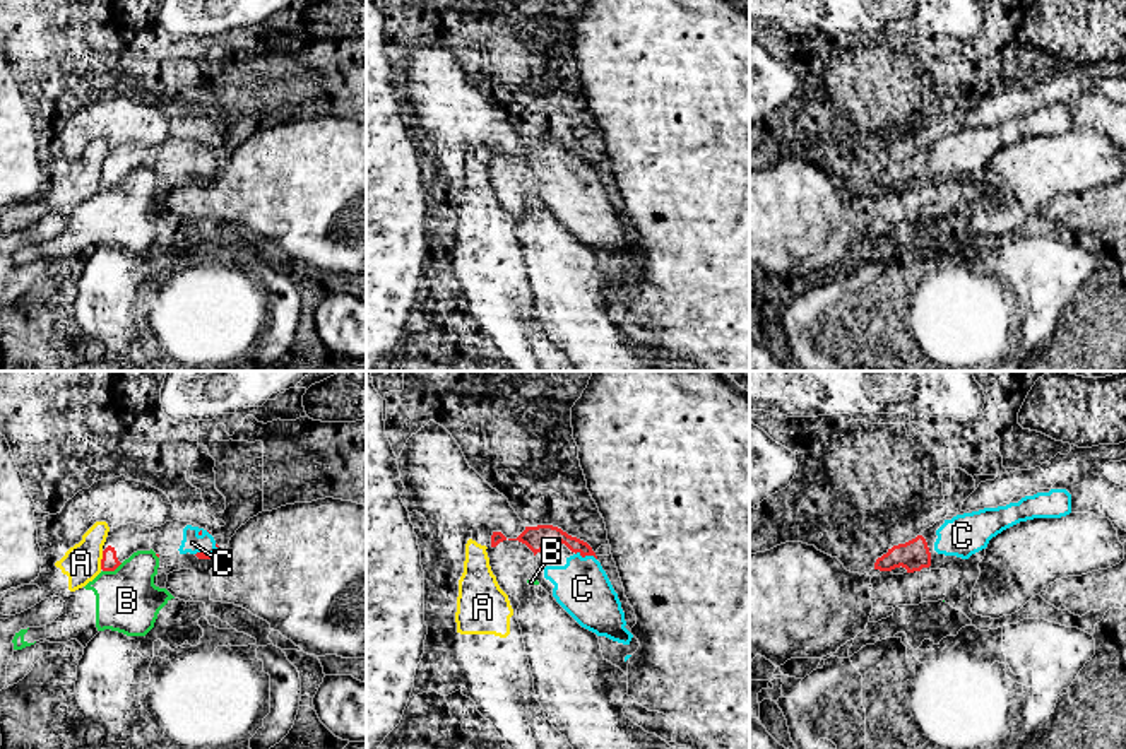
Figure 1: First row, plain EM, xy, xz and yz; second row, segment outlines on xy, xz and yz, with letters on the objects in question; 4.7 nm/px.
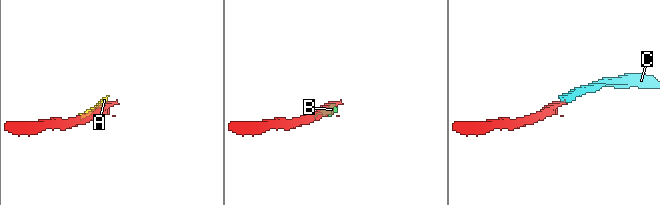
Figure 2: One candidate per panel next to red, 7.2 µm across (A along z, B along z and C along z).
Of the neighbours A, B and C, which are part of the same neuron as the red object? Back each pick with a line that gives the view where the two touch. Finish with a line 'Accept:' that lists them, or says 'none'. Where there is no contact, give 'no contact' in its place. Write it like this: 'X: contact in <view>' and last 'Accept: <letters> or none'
C: contact in xz
Accept: C

